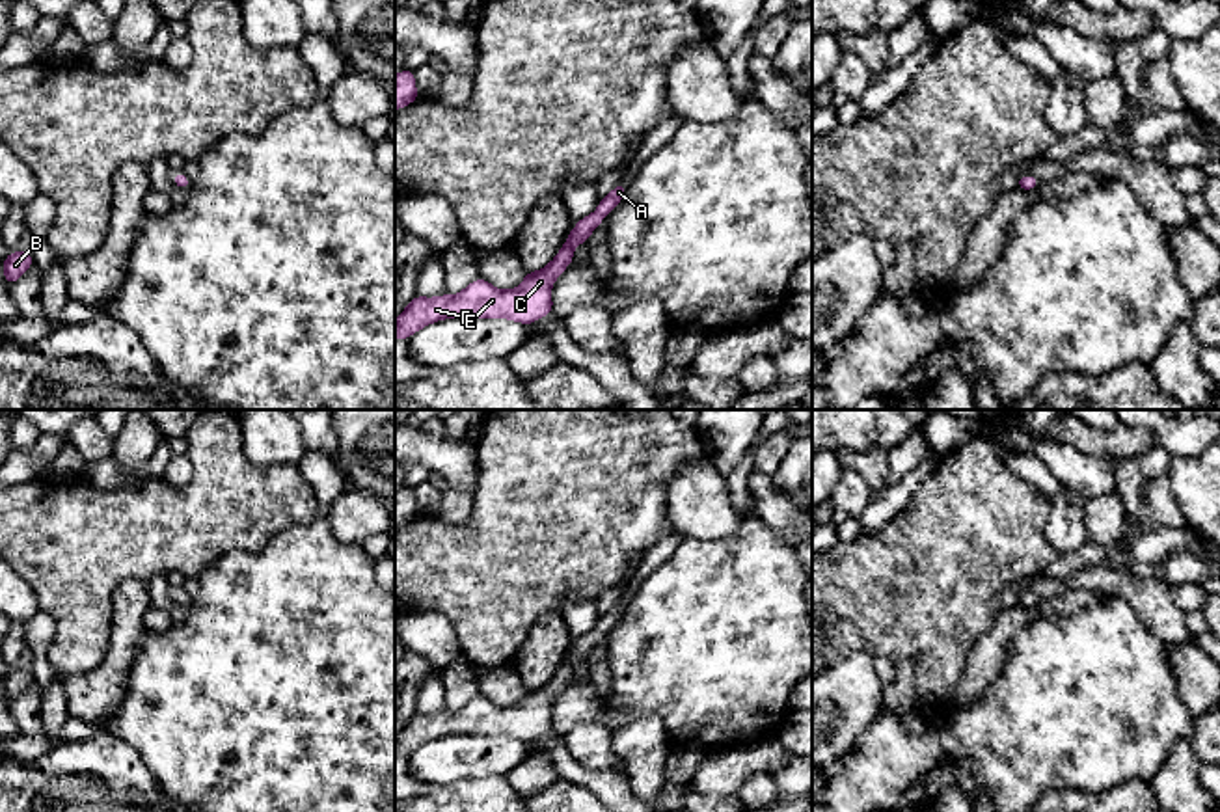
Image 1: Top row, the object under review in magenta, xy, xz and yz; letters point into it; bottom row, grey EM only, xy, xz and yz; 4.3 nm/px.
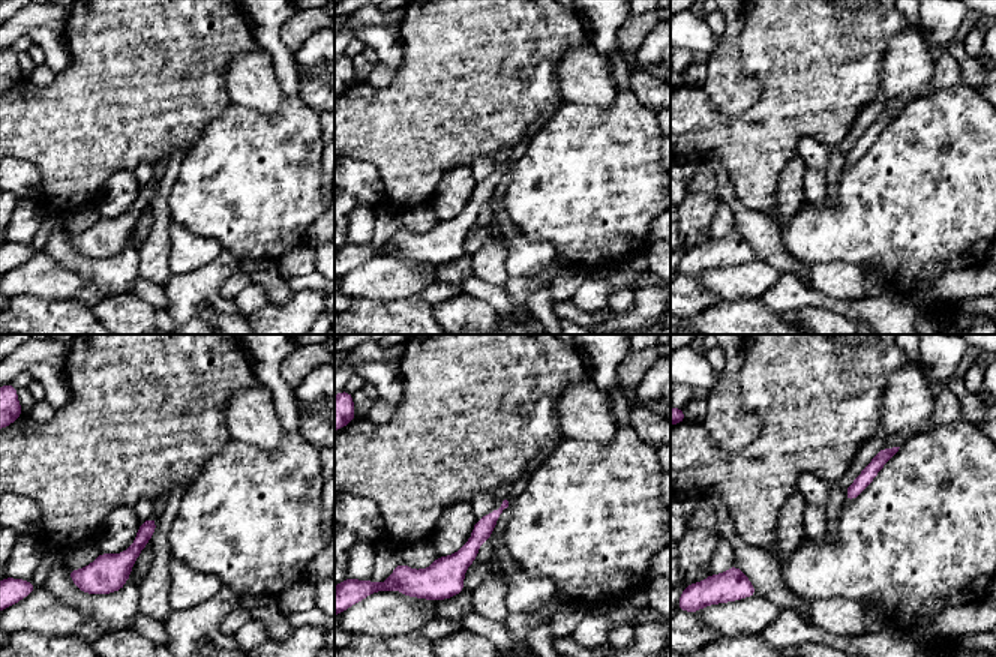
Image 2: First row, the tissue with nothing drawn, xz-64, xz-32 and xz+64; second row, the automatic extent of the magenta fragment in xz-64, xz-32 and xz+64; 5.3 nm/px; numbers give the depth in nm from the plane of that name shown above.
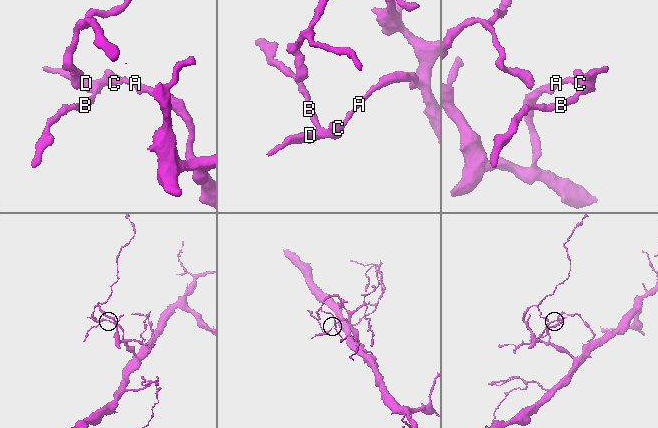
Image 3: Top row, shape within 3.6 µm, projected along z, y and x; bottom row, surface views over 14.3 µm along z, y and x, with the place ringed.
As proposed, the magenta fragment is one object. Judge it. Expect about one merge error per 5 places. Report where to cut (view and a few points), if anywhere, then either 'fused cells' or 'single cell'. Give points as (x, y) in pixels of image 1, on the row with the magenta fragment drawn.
cut none; single cell

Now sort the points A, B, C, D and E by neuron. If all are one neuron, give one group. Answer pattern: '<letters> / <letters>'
A B C D E

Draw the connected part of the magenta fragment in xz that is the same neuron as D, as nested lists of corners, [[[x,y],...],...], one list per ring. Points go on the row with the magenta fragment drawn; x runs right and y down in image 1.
[[[618,183],[611,194],[600,197],[598,209],[568,233],[557,257],[538,272],[527,272],[518,289],[499,291],[477,277],[462,292],[436,298],[415,296],[395,320],[395,339],[408,339],[417,330],[451,317],[510,318],[531,326],[536,318],[553,313],[551,285],[574,261],[574,246],[590,238],[590,233],[620,203],[626,184]]]

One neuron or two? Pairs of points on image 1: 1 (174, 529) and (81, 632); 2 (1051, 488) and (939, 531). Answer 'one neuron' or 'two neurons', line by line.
1: one neuron
2: two neurons

